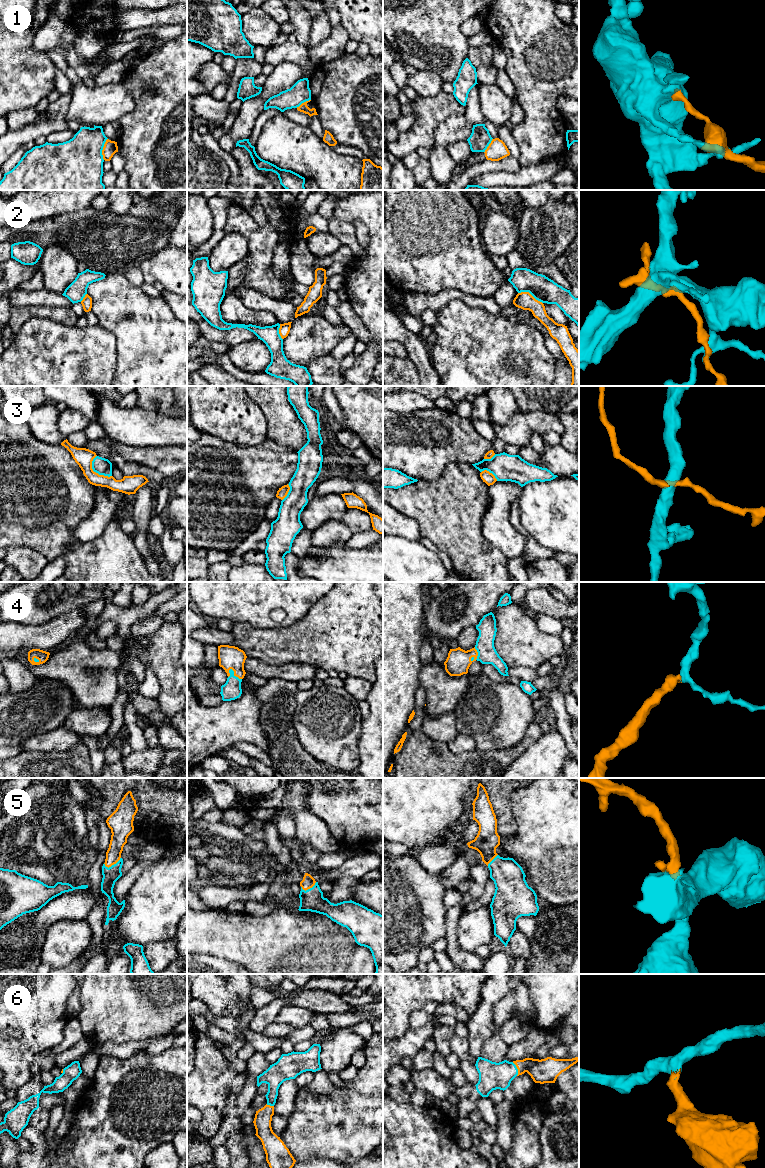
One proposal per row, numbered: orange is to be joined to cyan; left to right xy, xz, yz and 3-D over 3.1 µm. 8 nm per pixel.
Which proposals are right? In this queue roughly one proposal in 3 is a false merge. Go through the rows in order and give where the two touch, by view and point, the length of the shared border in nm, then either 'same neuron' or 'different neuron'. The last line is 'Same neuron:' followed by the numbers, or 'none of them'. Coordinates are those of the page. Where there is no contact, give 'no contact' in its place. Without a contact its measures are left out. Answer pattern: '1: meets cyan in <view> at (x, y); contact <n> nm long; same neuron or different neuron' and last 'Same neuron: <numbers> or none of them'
1: meets cyan in xy at (102, 149); contact 180 nm long; different neuron
2: meets cyan in yz at (530, 293); contact 220 nm long; different neuron
3: meets cyan in xy at (95, 471); contact 220 nm long; different neuron
4: meets cyan in xz at (233, 674); contact 130 nm long; same neuron
5: meets cyan in xy at (112, 865); contact 150 nm long; same neuron
6: meets cyan in yz at (517, 1069); contact 120 nm long; same neuron
Same neuron: 4, 5, 6

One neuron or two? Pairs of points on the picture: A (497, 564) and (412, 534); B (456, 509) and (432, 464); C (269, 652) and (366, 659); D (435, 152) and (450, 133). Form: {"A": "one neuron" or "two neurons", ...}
{"A": "two neurons", "B": "two neurons", "C": "one neuron", "D": "one neuron"}

